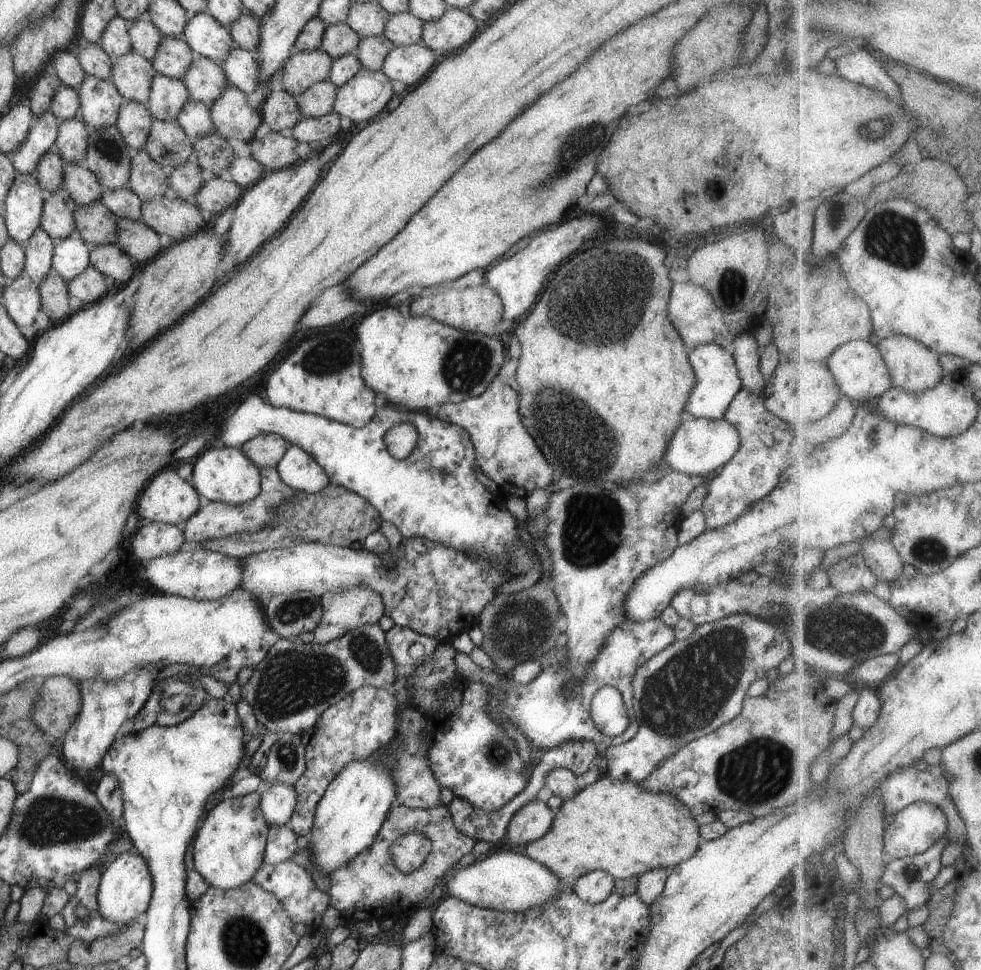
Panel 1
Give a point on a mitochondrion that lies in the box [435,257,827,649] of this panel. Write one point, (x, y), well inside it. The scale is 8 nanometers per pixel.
(593, 521)

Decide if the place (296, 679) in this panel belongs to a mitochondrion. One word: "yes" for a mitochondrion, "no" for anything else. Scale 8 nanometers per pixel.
yes

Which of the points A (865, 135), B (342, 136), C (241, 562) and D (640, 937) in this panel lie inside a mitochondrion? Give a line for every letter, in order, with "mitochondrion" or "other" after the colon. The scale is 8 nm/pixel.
A: mitochondrion
B: other
C: other
D: other

